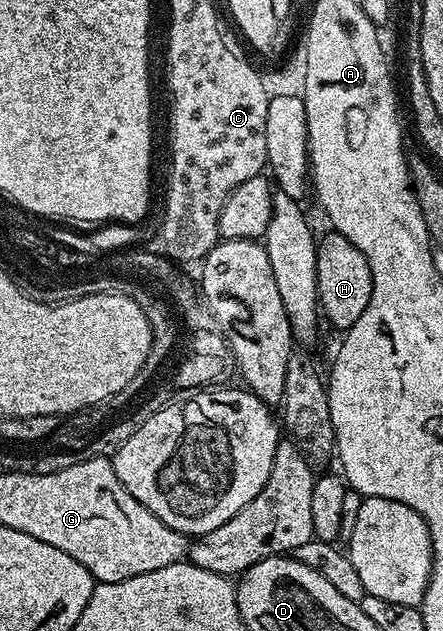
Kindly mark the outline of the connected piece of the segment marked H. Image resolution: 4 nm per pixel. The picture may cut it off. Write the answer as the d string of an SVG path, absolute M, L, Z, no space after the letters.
M329 232L317 239L316 272L318 273L318 304L321 313L339 332L345 332L364 316L364 308L372 300L374 277L368 268L368 260L348 236Z

